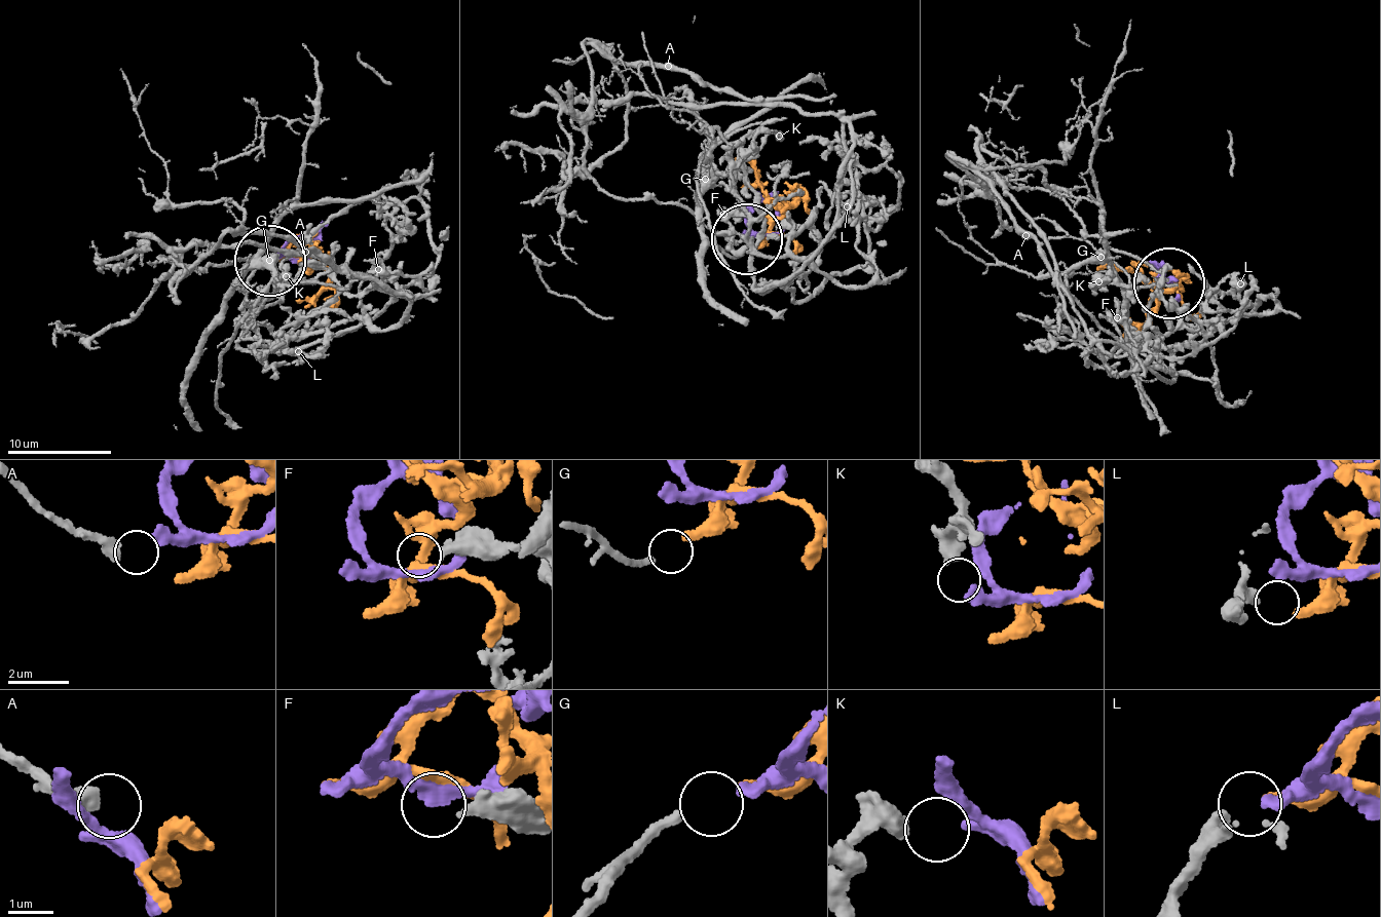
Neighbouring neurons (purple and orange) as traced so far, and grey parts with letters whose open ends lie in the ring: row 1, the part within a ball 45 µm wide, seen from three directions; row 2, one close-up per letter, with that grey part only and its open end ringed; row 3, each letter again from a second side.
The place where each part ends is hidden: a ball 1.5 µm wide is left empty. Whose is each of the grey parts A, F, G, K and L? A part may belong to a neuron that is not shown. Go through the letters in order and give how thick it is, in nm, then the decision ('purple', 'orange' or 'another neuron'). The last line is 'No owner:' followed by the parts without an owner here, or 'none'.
A: 360 nm | another neuron
F: 320 nm | another neuron
G: 200 nm | another neuron
K: 500 nm | purple
L: 240 nm | orange
No owner: A, F, G

